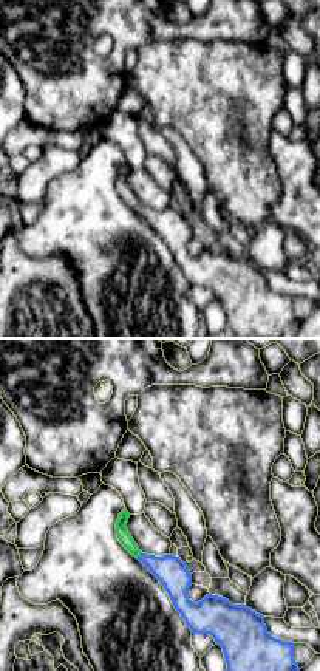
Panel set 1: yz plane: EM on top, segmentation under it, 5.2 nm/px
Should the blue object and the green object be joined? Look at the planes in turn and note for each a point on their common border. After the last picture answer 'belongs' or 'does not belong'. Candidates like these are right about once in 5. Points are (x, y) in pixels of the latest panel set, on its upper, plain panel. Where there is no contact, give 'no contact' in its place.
contact (139, 209)

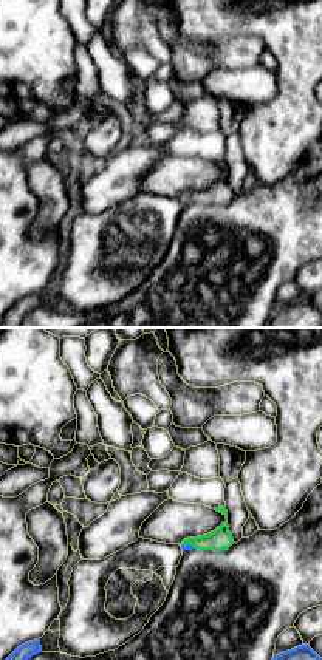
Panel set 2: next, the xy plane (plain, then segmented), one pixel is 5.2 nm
contact (189, 198)

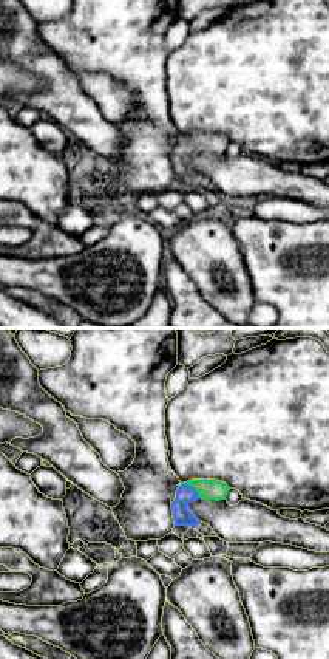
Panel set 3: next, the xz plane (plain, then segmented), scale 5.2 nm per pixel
contact (192, 141)

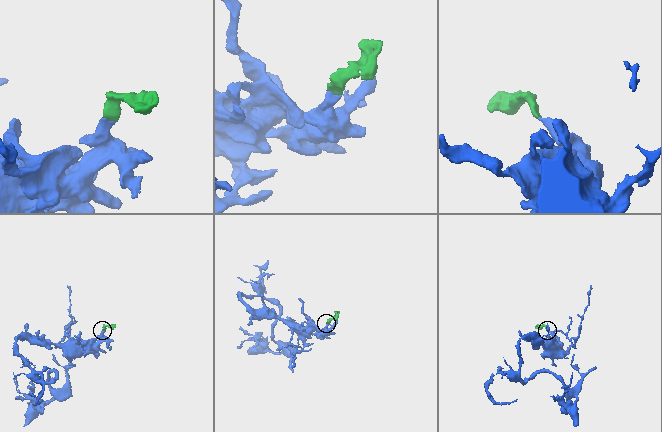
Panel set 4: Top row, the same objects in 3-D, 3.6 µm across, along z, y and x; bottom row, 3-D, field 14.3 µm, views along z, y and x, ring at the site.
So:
belongs

